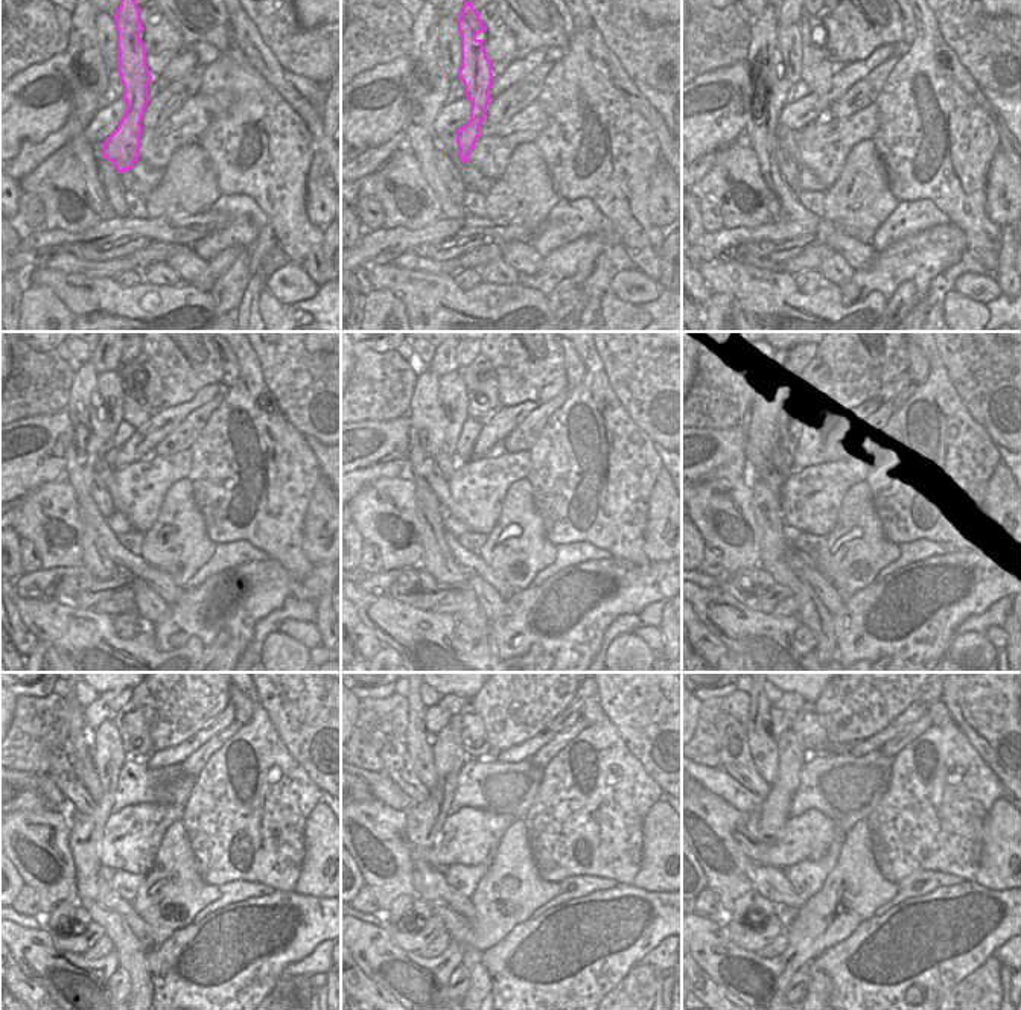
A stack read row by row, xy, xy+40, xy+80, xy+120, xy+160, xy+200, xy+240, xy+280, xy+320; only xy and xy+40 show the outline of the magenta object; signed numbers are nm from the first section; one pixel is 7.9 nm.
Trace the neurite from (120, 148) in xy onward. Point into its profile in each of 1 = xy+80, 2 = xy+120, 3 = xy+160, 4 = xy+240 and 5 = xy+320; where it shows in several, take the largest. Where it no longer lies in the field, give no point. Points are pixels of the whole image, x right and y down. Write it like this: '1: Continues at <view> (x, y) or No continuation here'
1: Continues at xy+80 (816, 67)
2: Continues at xy+120 (136, 412)
3: Continues at xy+160 (478, 411)
4: Continues at xy+240 (145, 749)
5: Continues at xy+320 (810, 752).

